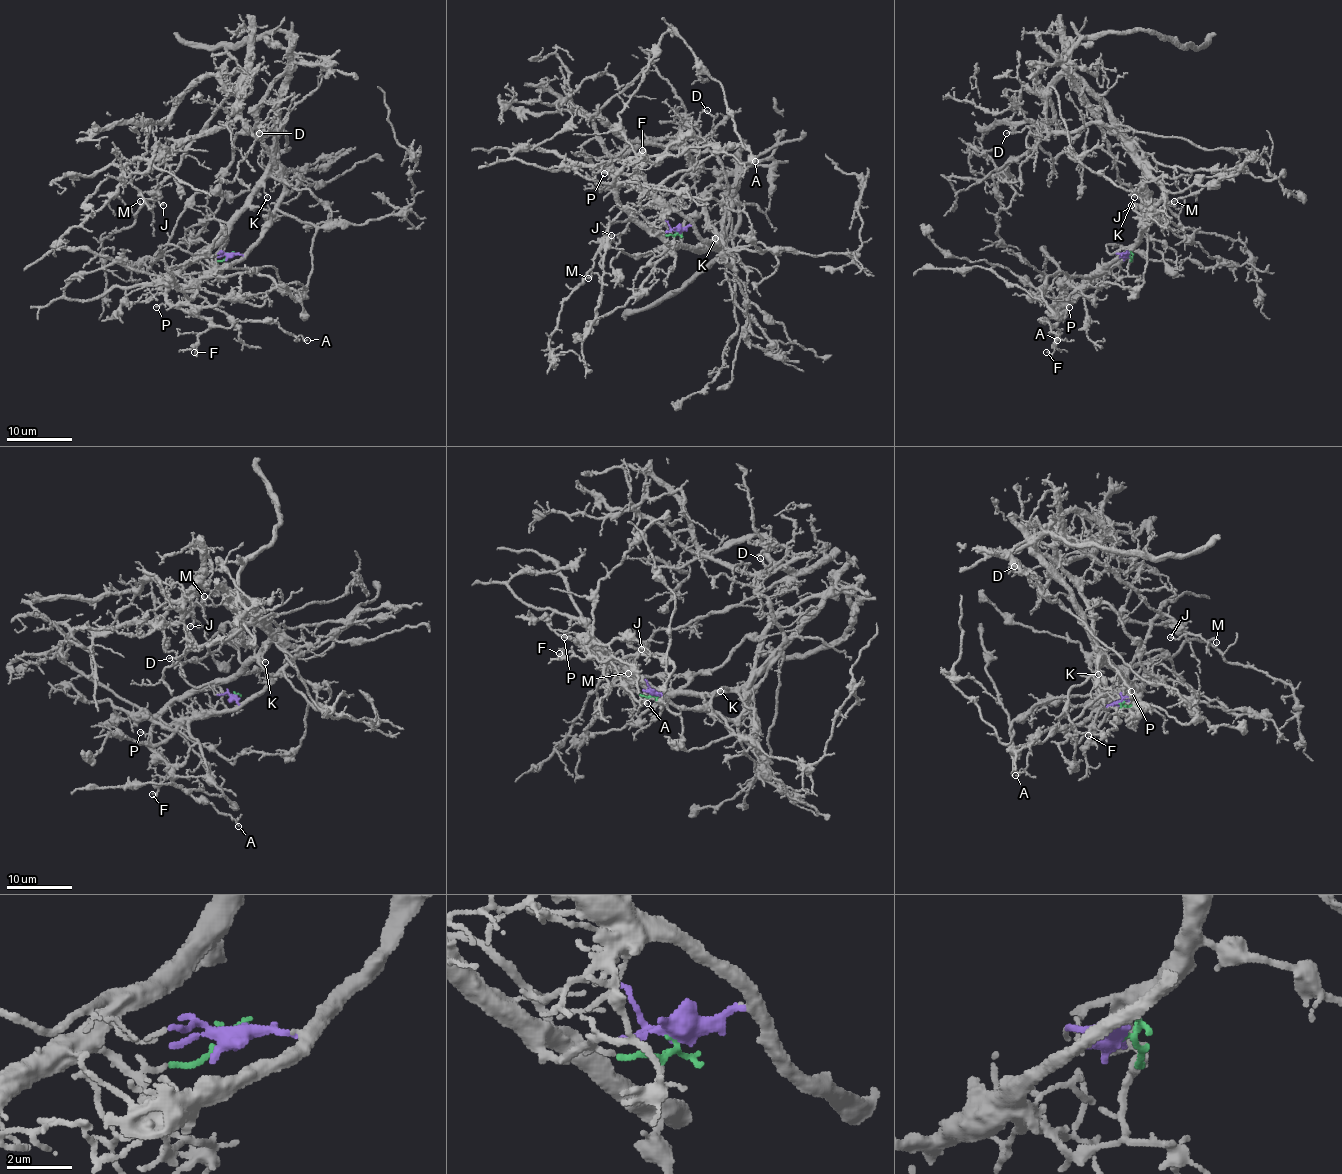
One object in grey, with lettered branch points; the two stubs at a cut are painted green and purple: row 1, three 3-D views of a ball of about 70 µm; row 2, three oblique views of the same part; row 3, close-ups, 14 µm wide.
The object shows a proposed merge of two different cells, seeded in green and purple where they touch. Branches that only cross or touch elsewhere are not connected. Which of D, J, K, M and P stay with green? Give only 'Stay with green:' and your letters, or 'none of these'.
Stay with green: K, P

